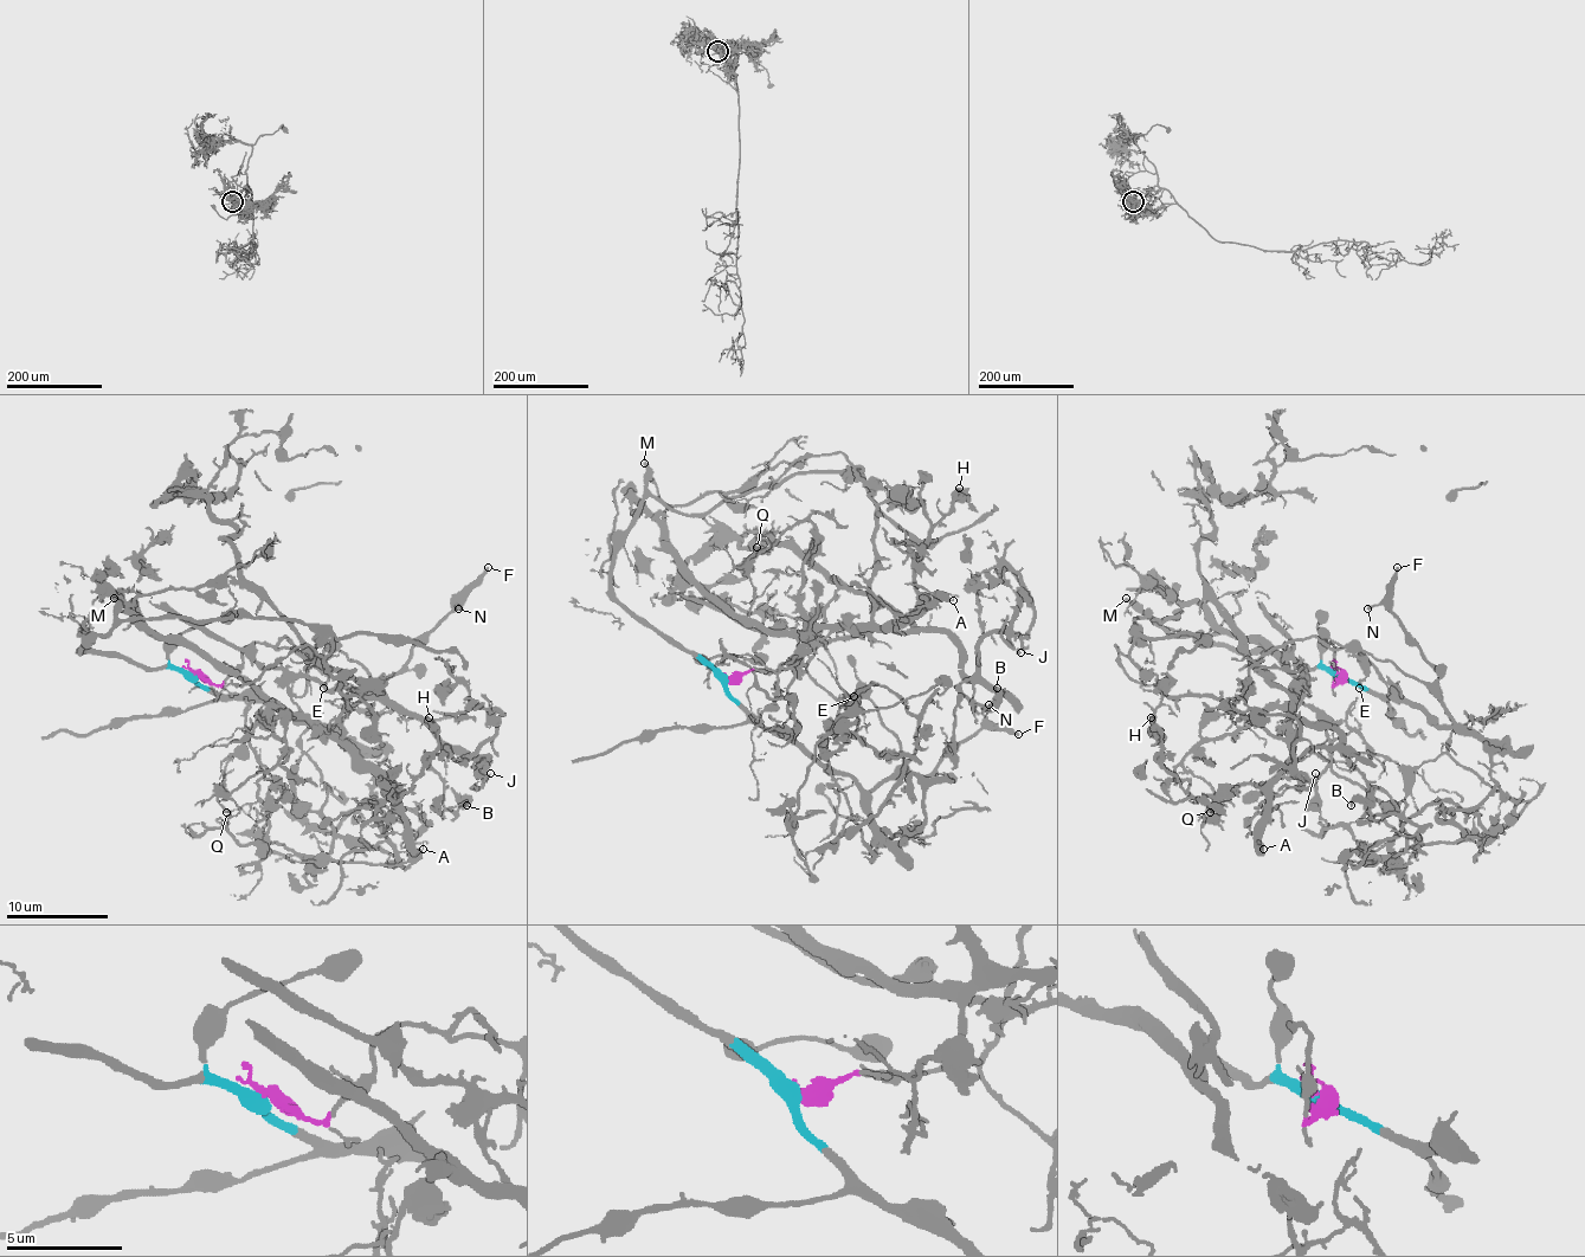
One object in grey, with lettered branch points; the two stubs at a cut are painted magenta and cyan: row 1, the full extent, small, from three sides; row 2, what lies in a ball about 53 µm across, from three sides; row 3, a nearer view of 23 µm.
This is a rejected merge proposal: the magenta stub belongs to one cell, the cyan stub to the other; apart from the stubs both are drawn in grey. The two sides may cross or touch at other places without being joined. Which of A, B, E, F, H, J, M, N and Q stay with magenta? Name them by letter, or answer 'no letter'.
A, B, E, H, J, Q

